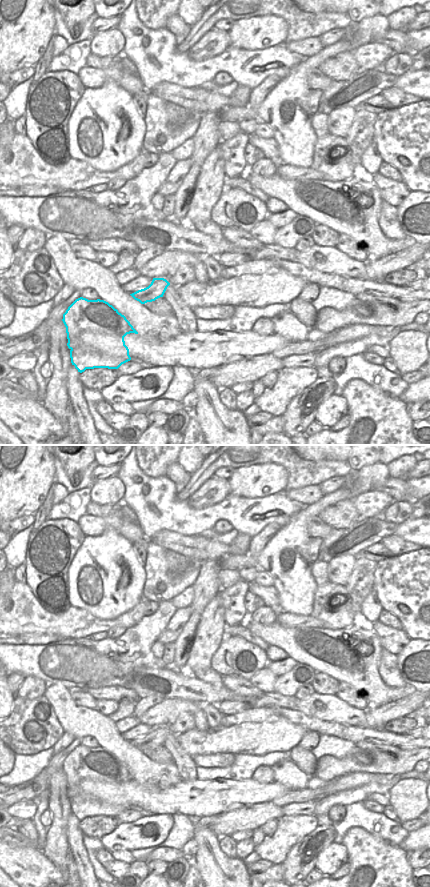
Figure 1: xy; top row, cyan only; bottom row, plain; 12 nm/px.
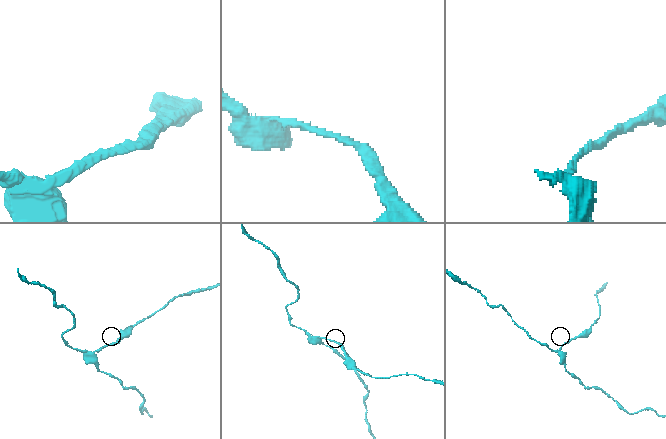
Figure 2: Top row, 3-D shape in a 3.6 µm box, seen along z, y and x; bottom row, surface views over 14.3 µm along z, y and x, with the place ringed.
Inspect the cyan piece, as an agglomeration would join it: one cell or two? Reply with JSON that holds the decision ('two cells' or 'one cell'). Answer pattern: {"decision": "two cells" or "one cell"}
{"decision": "two cells"}

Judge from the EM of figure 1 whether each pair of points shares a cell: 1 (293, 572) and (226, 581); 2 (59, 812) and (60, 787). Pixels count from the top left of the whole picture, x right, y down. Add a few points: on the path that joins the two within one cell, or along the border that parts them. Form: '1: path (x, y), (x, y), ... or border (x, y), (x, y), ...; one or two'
1: border (237, 569), (220, 570); two
2: path (59, 806), (58, 793); one

